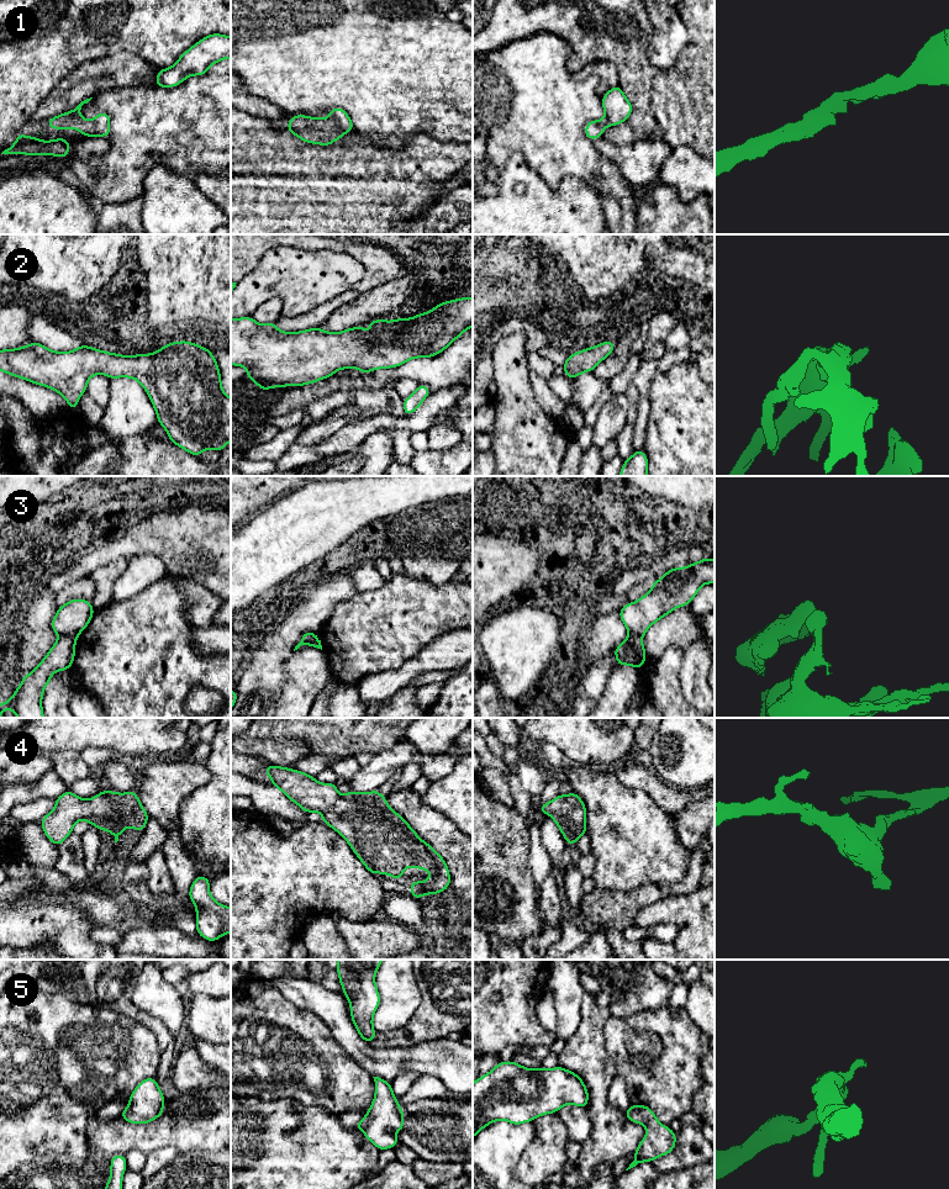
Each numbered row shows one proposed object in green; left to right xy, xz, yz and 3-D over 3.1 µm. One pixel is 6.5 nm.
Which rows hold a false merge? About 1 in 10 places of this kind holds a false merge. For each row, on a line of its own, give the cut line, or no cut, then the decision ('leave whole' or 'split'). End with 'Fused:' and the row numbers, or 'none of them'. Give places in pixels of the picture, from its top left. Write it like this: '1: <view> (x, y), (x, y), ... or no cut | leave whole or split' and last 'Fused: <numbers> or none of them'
1: no cut | leave whole
2: no cut | leave whole
3: xy (59, 634), (69, 634), (75, 638) | split
4: no cut | leave whole
5: no cut | leave whole
Fused: 3

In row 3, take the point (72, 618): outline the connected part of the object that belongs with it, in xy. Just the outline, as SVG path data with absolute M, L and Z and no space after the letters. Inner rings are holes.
M74 598L58 607L56 617L51 622L51 628L58 635L77 638L88 627L93 615L91 602Z

